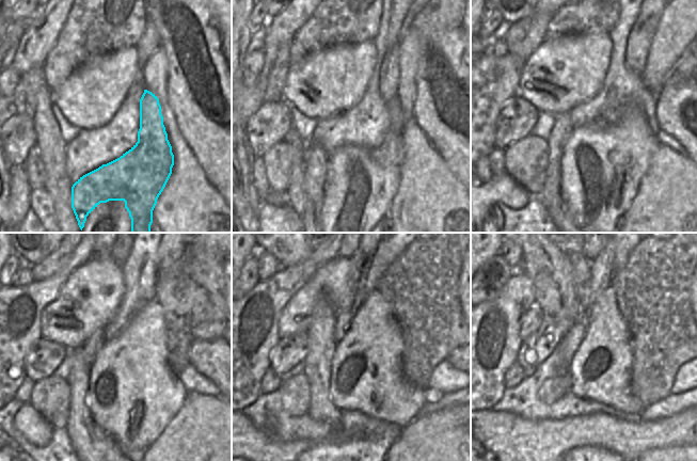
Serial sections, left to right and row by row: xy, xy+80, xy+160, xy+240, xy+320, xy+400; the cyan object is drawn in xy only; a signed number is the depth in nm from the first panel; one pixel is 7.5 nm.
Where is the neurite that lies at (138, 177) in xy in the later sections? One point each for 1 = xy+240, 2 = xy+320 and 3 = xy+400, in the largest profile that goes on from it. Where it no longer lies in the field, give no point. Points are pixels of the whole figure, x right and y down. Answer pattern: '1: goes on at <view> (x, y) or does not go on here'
1: goes on at xy+240 (168, 254)
2: does not go on here
3: does not go on here

